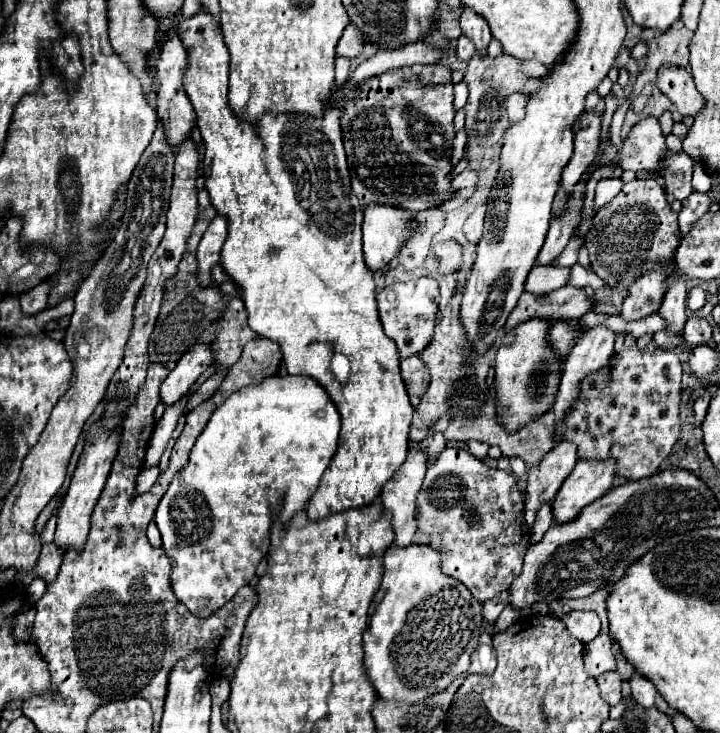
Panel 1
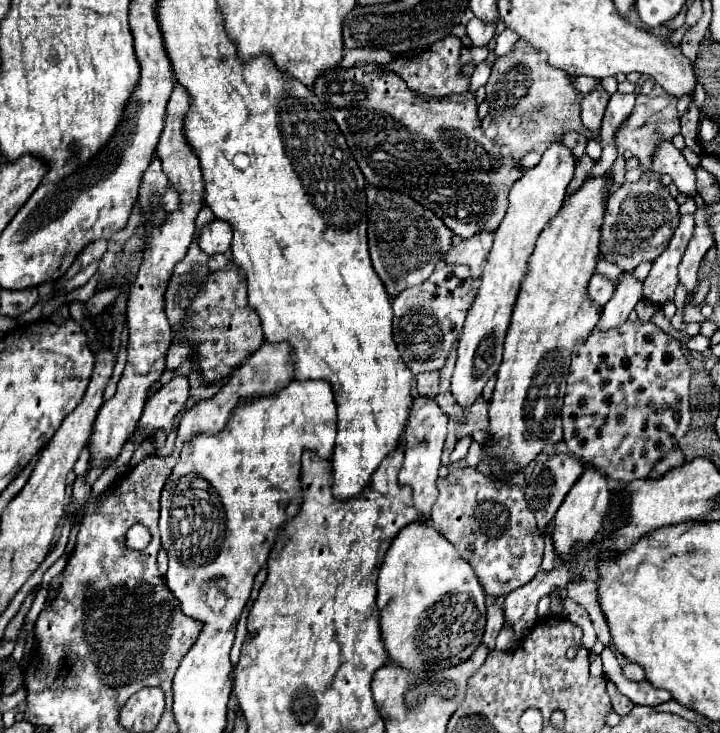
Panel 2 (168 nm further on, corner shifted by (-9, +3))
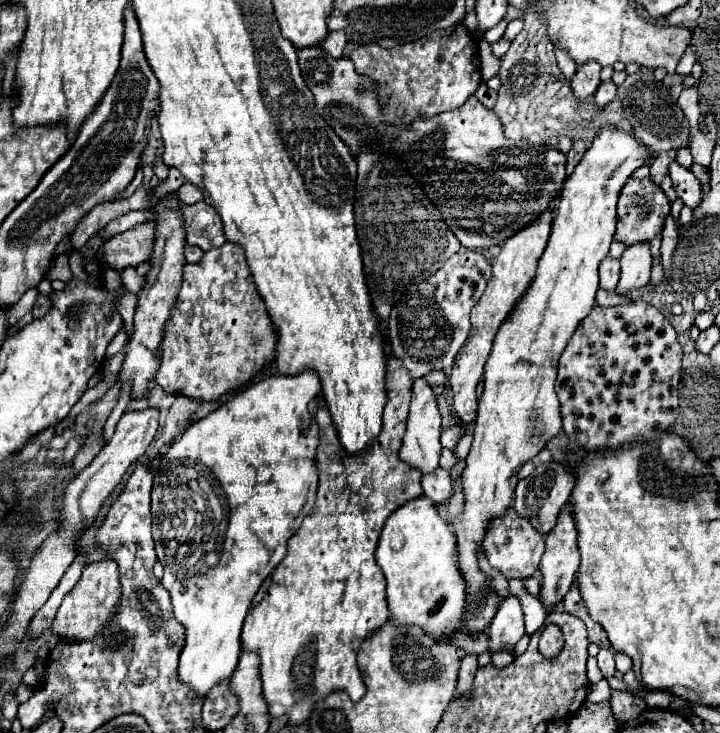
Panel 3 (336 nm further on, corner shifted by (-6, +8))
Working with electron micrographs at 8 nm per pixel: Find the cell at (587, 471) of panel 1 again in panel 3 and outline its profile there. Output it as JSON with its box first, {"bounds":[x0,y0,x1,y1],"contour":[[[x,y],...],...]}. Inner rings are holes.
{"bounds":[539,504,579,612],"contour":[[[569,504],[563,508],[557,526],[553,528],[553,532],[549,532],[545,536],[545,554],[541,558],[539,570],[543,574],[541,578],[541,590],[539,590],[539,600],[543,602],[543,606],[547,608],[547,612],[551,612],[559,602],[563,602],[565,594],[569,592],[571,584],[575,582],[575,572],[579,568],[579,552],[577,552],[577,530],[573,524],[573,516],[569,512]]]}

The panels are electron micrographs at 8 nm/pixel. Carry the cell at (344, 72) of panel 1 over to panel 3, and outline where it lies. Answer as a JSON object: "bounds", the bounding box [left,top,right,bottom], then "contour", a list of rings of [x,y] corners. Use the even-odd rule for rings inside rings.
{"bounds":[321,32,347,58],"contour":[[[329,32],[327,34],[327,38],[321,42],[321,46],[331,54],[331,56],[335,56],[335,58],[341,58],[343,56],[343,48],[345,48],[345,44],[347,44],[347,36],[345,36],[345,32]]]}

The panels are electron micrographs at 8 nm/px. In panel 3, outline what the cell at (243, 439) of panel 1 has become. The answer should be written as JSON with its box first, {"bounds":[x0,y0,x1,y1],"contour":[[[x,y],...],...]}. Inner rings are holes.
{"bounds":[151,372,321,696],"contour":[[[315,372],[265,376],[261,382],[237,392],[233,400],[221,404],[215,412],[193,422],[161,458],[151,492],[155,552],[165,568],[161,584],[171,594],[175,618],[185,628],[179,676],[201,696],[233,674],[241,654],[241,628],[251,602],[263,580],[285,558],[287,542],[305,516],[303,508],[309,492],[311,506],[315,502],[319,427],[309,412],[309,402],[319,394],[321,384]]]}

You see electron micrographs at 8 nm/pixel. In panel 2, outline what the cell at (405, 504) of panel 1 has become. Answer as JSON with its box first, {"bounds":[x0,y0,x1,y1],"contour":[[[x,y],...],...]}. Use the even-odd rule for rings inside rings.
{"bounds":[398,397,450,523],"contour":[[[416,397],[414,405],[412,405],[412,413],[410,413],[410,425],[406,427],[404,439],[404,465],[400,469],[398,481],[400,485],[410,485],[414,491],[414,507],[418,509],[418,521],[420,523],[428,523],[430,521],[430,513],[432,513],[432,505],[438,497],[438,489],[436,489],[436,479],[438,479],[438,467],[440,467],[440,455],[442,455],[442,447],[444,447],[444,439],[448,433],[448,423],[450,419],[446,417],[446,413],[434,403],[434,399],[430,397]]]}

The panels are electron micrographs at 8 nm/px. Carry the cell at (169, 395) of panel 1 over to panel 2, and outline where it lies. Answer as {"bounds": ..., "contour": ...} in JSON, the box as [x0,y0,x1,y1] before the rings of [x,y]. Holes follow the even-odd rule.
{"bounds":[138,375,190,435],"contour":[[[176,375],[156,395],[152,395],[138,421],[138,429],[152,435],[156,429],[170,429],[174,417],[184,409],[190,397],[190,383],[186,375]]]}

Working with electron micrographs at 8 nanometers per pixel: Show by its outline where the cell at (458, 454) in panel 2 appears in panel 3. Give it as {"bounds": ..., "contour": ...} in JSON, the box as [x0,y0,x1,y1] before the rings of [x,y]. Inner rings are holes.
{"bounds":[441,426,461,448],"contour":[[[459,426],[445,428],[445,430],[441,432],[441,446],[443,446],[443,448],[453,448],[453,446],[459,442],[459,438],[461,438]]]}

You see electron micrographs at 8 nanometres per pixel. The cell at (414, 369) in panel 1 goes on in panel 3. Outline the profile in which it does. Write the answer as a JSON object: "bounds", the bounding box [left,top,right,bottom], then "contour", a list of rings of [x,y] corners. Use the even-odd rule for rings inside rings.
{"bounds":[423,372,447,394],"contour":[[[429,372],[429,374],[425,374],[423,378],[429,382],[429,386],[433,388],[435,394],[443,394],[443,390],[445,390],[445,382],[447,382],[445,372]]]}

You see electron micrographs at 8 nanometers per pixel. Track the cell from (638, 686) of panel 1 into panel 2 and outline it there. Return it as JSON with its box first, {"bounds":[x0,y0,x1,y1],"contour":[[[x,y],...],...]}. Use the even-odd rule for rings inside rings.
{"bounds":[622,663,646,683],"contour":[[[626,663],[626,665],[622,667],[622,673],[624,673],[624,677],[626,677],[626,679],[636,681],[636,683],[640,683],[640,681],[644,681],[644,679],[646,679],[644,669],[642,669],[640,665],[636,665],[636,663]]]}

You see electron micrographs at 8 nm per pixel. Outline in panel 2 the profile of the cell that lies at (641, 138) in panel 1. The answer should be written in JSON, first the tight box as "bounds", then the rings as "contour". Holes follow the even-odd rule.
{"bounds":[650,139,696,197],"contour":[[[660,139],[660,143],[656,145],[656,151],[654,151],[652,167],[650,169],[654,173],[666,173],[666,175],[670,175],[672,181],[674,181],[674,185],[678,187],[678,191],[686,193],[688,197],[692,197],[692,193],[696,193],[694,169],[684,159],[682,151],[678,151],[672,145],[672,141]]]}

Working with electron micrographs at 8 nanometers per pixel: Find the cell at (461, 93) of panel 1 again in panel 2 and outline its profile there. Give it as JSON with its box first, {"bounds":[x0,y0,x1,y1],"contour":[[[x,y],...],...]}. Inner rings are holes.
{"bounds":[470,63,492,93],"contour":[[[480,63],[480,65],[476,65],[476,69],[474,69],[474,73],[472,73],[472,77],[470,77],[470,91],[474,93],[478,87],[484,87],[486,85],[486,81],[488,81],[488,77],[490,77],[490,67],[492,67],[492,63]]]}

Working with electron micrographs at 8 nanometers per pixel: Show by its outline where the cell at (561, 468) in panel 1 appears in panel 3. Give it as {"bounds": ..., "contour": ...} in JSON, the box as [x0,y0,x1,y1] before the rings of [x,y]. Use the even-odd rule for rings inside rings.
{"bounds":[515,462,573,534],"contour":[[[547,462],[547,464],[539,464],[533,474],[529,474],[527,478],[519,480],[517,490],[515,490],[515,512],[517,516],[525,518],[531,522],[533,528],[537,528],[537,532],[541,534],[549,534],[555,524],[557,524],[557,516],[561,512],[561,508],[569,502],[569,496],[573,492],[573,474],[561,464],[561,462]]]}

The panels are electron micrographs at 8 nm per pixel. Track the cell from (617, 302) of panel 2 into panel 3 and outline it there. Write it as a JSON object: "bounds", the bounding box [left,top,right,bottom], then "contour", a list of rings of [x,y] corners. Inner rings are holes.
{"bounds":[617,242,651,294],"contour":[[[649,242],[627,246],[627,250],[621,256],[621,280],[617,286],[617,294],[623,294],[627,290],[643,288],[649,284],[651,278],[651,250]]]}

